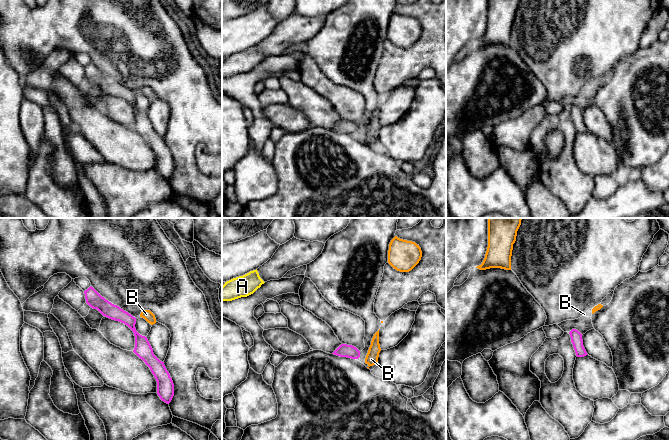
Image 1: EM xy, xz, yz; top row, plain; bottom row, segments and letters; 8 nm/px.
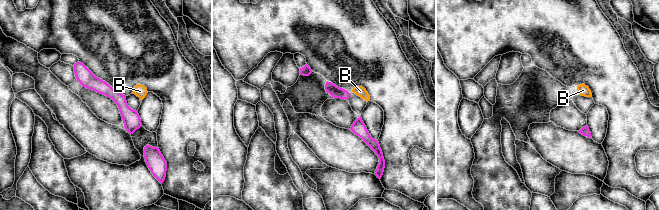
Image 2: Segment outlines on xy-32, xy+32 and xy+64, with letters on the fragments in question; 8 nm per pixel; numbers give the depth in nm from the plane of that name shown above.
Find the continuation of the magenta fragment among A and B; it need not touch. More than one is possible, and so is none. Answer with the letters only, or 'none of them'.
A

